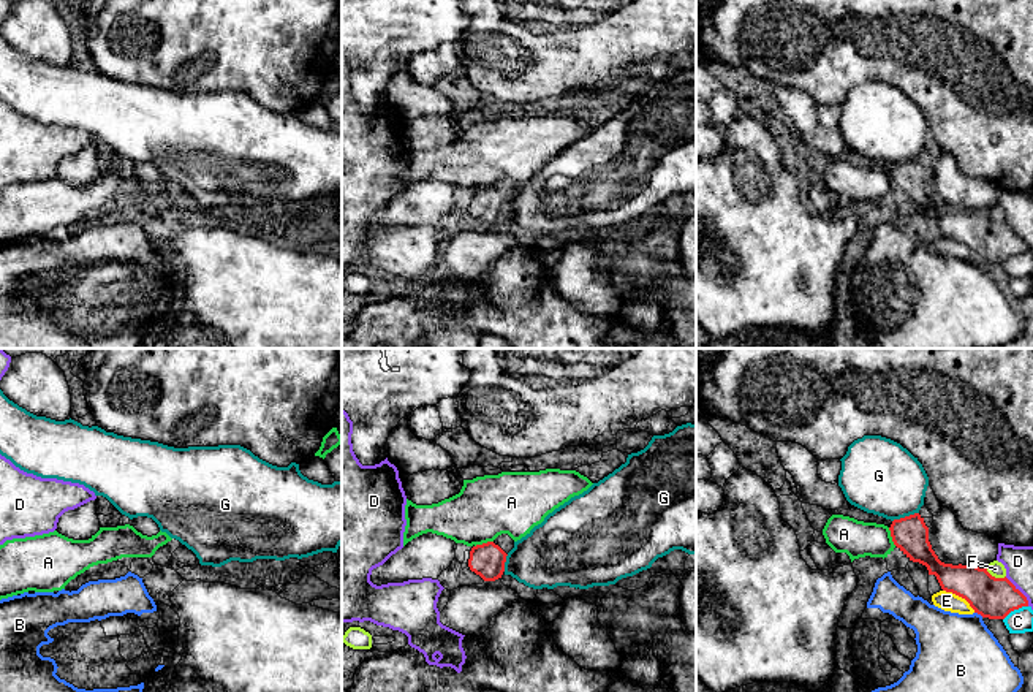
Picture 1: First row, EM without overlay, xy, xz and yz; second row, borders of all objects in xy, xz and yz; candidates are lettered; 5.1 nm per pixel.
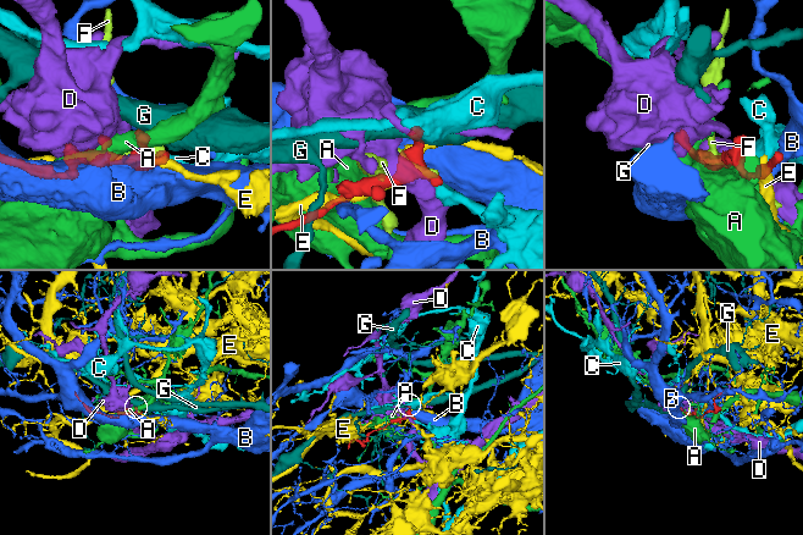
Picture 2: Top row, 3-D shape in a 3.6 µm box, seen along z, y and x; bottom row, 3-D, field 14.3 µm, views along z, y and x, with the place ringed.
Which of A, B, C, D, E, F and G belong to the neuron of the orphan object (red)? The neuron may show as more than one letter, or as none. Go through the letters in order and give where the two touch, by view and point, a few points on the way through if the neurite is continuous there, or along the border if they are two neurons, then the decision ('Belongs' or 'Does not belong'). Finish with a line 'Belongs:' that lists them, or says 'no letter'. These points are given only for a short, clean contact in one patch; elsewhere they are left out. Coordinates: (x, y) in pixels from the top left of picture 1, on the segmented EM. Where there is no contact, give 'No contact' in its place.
A: Touches red at xz (483, 543). Does not belong
B: Touches red at yz (980, 613). Boundary: yz (975, 612), (983, 616). Does not belong
C: Touches red at yz (1014, 608). Does not belong
D: Touches red at yz (1019, 591). Does not belong
E: Touches red at yz (961, 596). Does not belong
F: Touches red at yz (994, 577). Does not belong
G: Touches red at yz (905, 517). Boundary: yz (918, 512), (892, 521). Does not belong
Belongs: no letter

